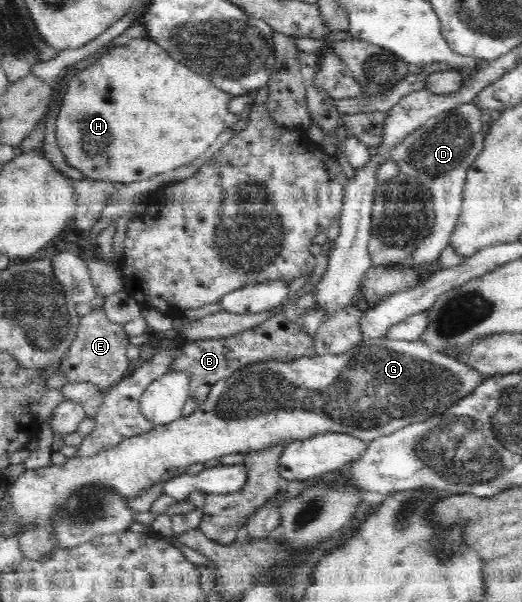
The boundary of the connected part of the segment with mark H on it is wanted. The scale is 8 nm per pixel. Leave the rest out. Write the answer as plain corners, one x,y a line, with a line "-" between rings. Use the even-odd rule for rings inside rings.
149,38
116,46
68,80
56,121
65,161
85,178
117,185
176,170
204,154
221,132
232,96
176,62

